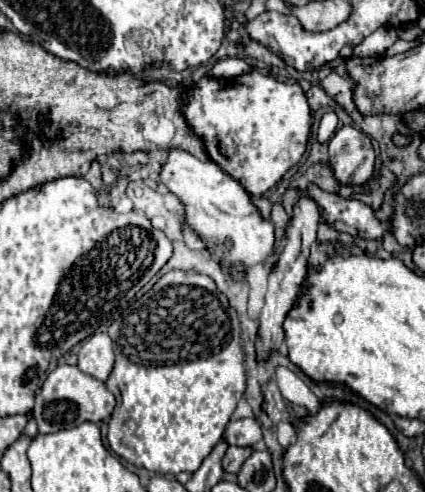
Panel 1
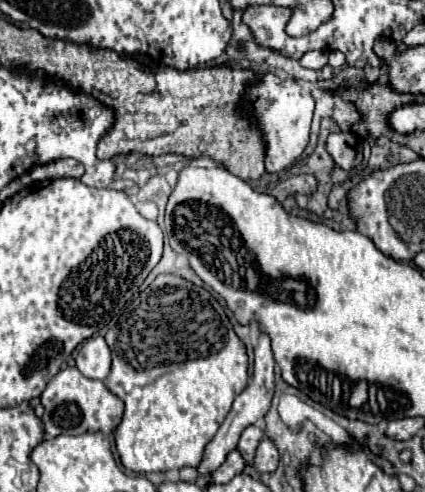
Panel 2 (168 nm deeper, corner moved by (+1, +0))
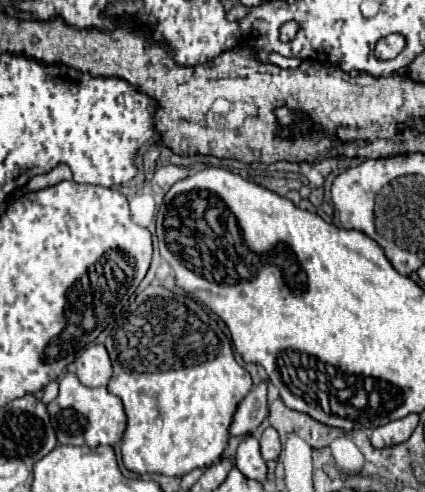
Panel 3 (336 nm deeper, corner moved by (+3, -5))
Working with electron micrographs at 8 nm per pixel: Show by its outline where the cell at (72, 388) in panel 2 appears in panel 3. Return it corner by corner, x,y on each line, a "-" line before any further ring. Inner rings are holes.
67,372
59,382
59,396
47,406
53,430
57,434
59,444
71,446
89,446
97,448
101,444
115,446
121,442
127,416
121,404
121,398
107,392
107,388
87,388
83,386
75,374

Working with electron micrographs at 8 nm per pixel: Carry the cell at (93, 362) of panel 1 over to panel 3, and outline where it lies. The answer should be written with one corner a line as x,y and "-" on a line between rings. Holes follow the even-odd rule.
91,344
75,358
77,378
85,386
107,386
111,378
111,360
103,344

